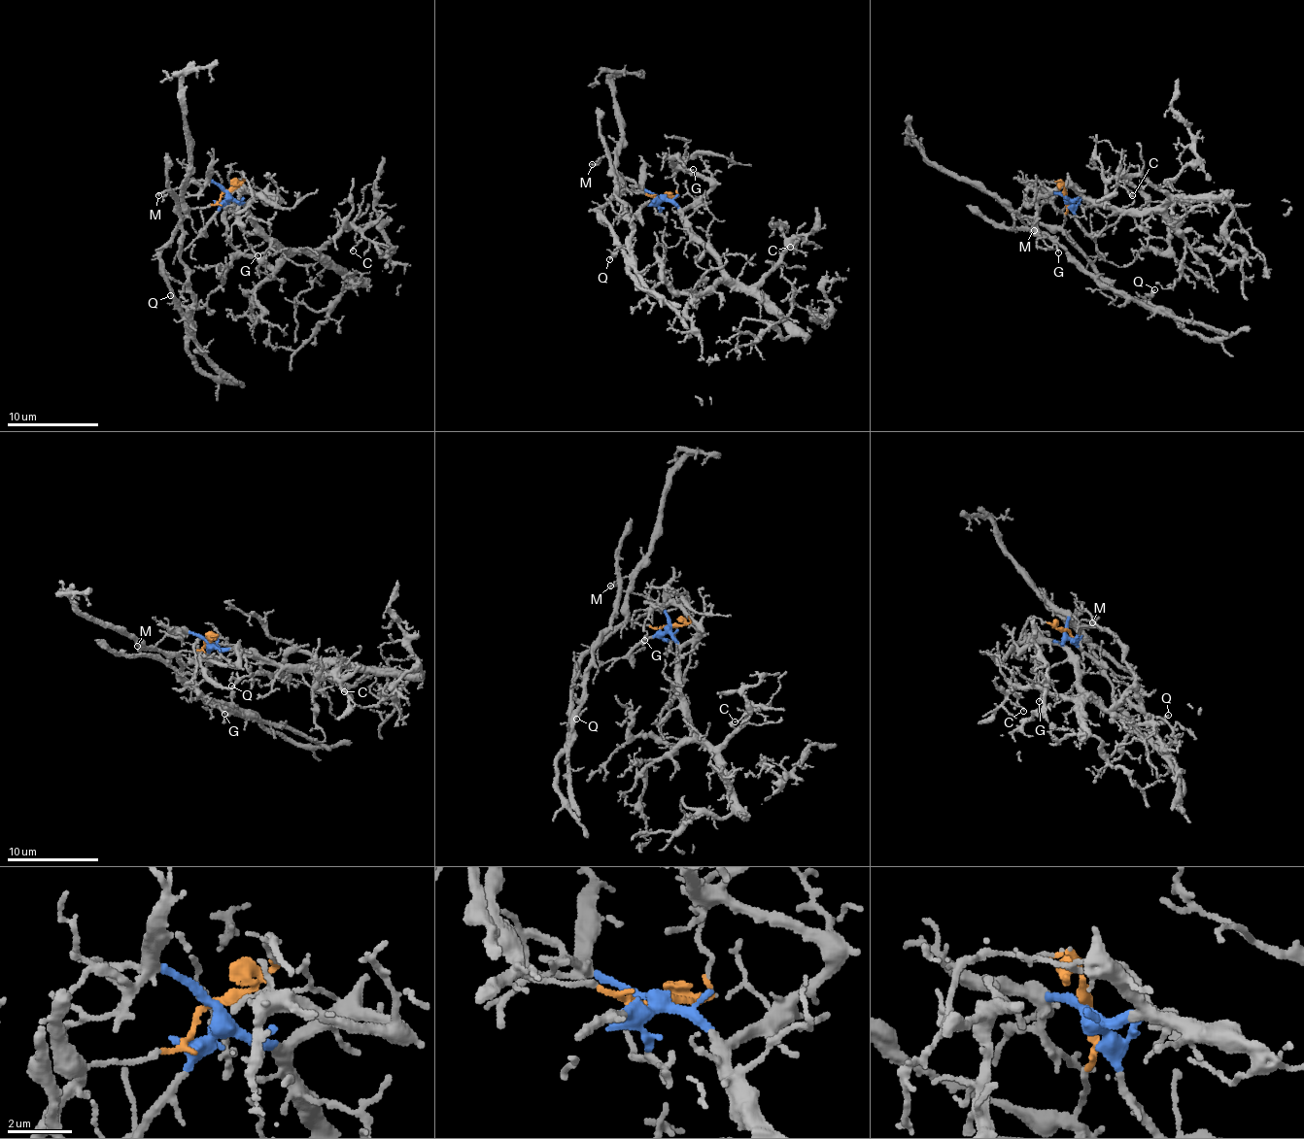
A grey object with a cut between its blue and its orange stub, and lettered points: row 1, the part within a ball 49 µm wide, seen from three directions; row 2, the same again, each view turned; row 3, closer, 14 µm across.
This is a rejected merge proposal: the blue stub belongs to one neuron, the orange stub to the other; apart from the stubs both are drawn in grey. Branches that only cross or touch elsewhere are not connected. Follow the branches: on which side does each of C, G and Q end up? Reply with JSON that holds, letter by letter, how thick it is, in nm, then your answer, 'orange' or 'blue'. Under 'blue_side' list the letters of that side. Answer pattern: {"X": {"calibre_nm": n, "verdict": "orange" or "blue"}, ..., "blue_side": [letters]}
{"C": {"calibre_nm": 110, "verdict": "blue"}, "G": {"calibre_nm": 140, "verdict": "blue"}, "Q": {"calibre_nm": 240, "verdict": "orange"}, "blue_side": ["C", "G"]}

